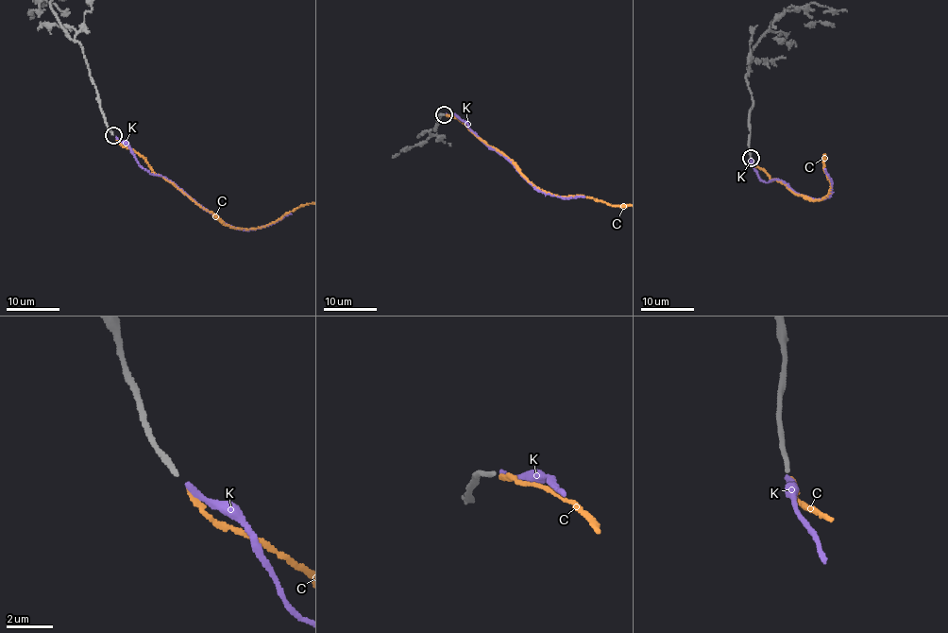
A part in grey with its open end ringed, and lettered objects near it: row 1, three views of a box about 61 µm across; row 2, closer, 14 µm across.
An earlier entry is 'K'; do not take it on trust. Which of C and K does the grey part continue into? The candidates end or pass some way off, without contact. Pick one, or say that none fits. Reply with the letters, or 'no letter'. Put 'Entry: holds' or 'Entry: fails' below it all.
C
Entry: fails

